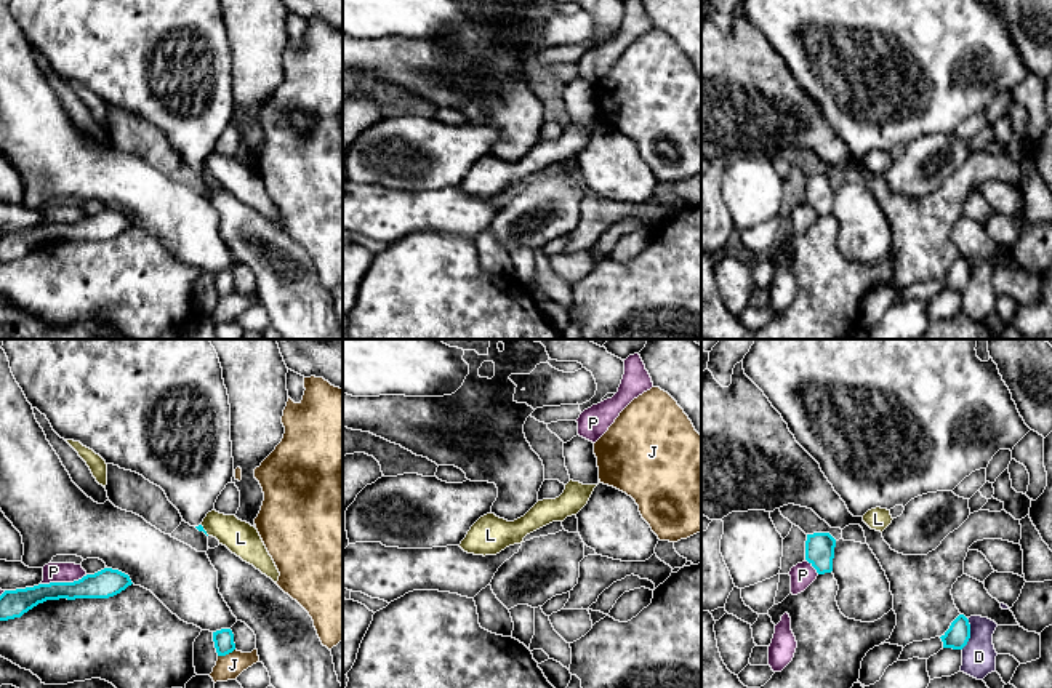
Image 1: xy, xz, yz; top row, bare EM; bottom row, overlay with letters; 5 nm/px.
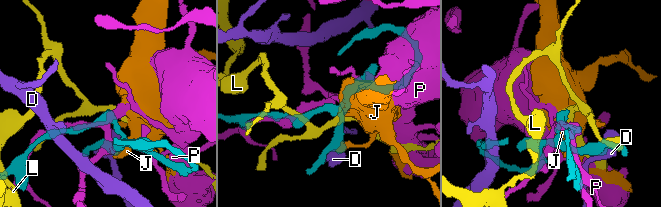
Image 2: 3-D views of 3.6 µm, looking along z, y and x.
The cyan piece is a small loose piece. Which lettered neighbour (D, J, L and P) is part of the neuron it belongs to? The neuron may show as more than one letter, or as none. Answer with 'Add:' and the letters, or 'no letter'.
Add: no letter

